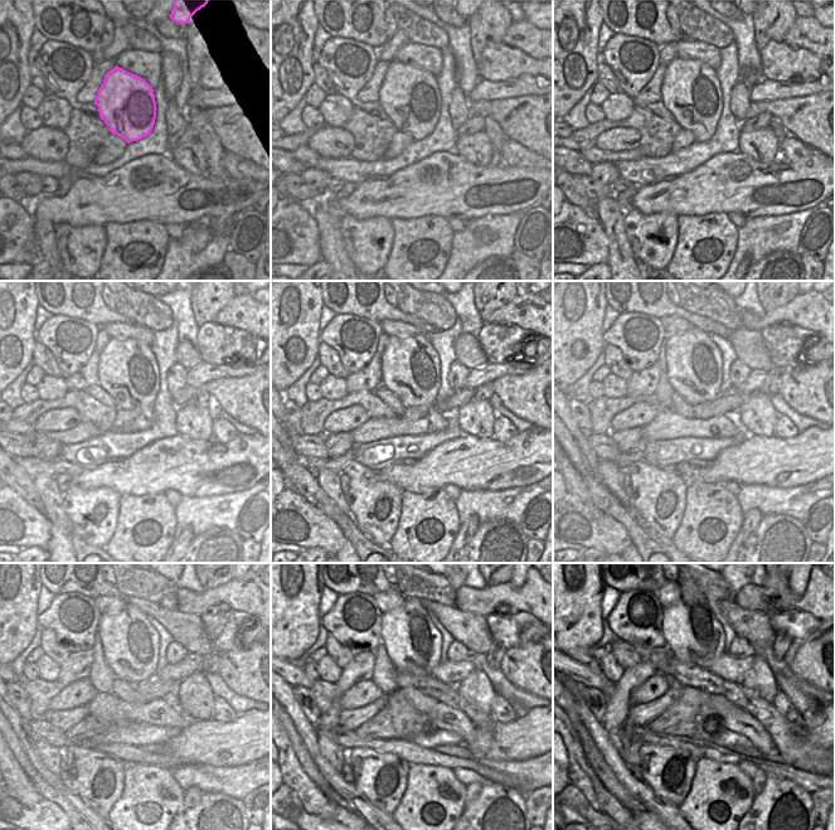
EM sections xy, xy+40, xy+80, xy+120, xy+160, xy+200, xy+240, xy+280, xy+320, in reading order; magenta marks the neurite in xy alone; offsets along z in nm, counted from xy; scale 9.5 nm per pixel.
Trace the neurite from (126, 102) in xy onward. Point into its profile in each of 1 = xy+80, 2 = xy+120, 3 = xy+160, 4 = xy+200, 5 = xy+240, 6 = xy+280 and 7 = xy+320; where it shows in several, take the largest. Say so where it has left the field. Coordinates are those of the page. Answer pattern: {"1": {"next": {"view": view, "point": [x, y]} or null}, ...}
{"1": {"next": {"view": "xy+80", "point": [690, 90]}}, "2": {"next": {"view": "xy+120", "point": [127, 369]}}, "3": {"next": {"view": "xy+160", "point": [411, 369]}}, "4": {"next": {"view": "xy+200", "point": [694, 363]}}, "5": {"next": {"view": "xy+240", "point": [130, 644]}}, "6": {"next": {"view": "xy+280", "point": [413, 644]}}, "7": {"next": {"view": "xy+320", "point": [692, 632]}}}

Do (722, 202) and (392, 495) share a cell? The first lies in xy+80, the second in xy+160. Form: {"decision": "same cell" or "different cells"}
{"decision": "different cells"}

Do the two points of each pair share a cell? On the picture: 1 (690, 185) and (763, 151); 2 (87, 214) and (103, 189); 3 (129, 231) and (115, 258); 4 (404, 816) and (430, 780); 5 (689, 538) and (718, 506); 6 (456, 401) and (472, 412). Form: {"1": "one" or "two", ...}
{"1": "two", "2": "one", "3": "one", "4": "one", "5": "one", "6": "two"}

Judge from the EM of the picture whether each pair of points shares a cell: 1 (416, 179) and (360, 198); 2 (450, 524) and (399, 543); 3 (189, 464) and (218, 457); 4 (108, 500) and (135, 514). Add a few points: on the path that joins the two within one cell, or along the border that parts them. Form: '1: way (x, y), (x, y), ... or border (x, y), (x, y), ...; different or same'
1: way (402, 193), (399, 195), (374, 197); same
2: way (435, 515), (423, 515), (412, 525), (404, 528); same
3: way (197, 464), (210, 464); same
4: border (120, 496), (120, 511), (112, 534); different

